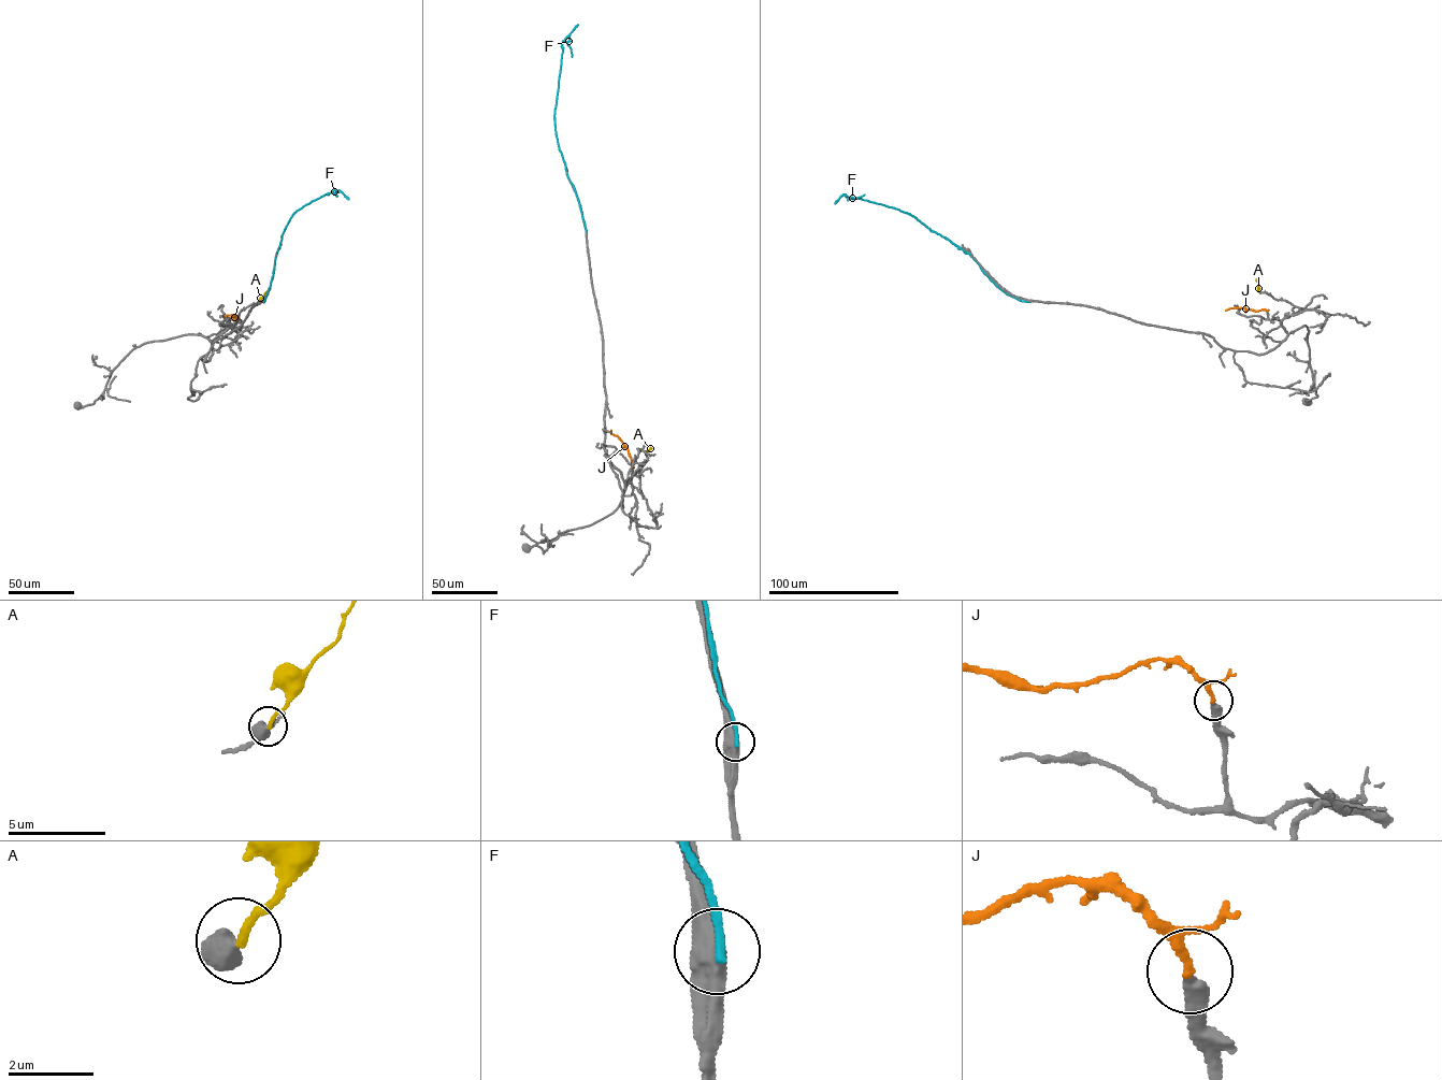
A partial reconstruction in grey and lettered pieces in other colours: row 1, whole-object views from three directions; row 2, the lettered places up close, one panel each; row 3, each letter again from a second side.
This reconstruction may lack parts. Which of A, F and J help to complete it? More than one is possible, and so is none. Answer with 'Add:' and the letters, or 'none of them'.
Add: J

